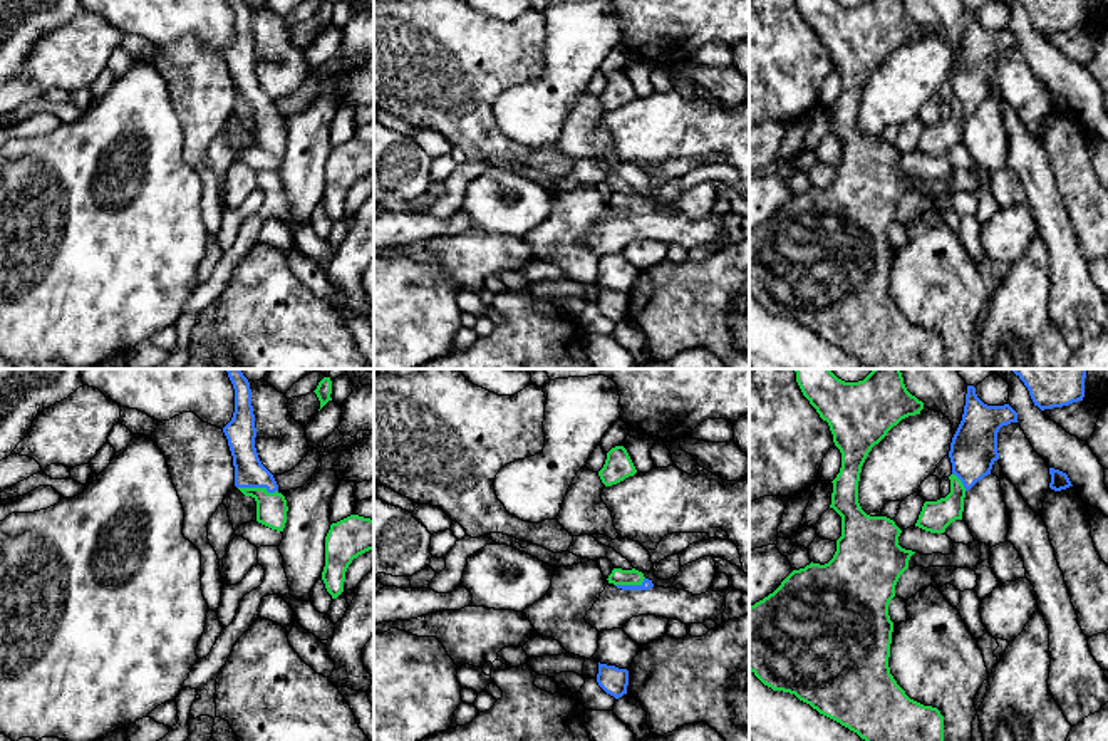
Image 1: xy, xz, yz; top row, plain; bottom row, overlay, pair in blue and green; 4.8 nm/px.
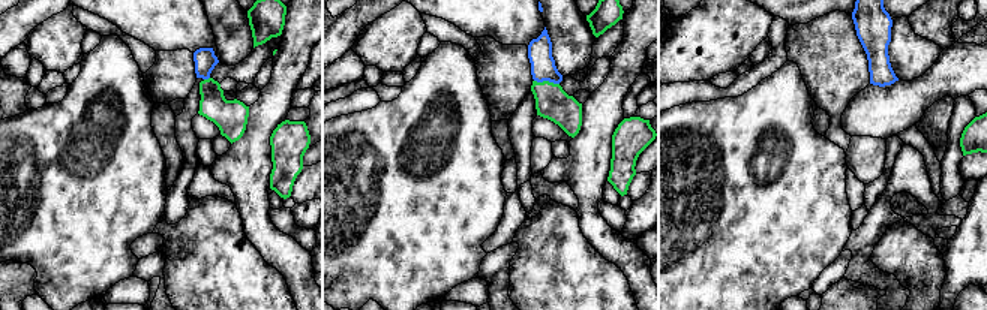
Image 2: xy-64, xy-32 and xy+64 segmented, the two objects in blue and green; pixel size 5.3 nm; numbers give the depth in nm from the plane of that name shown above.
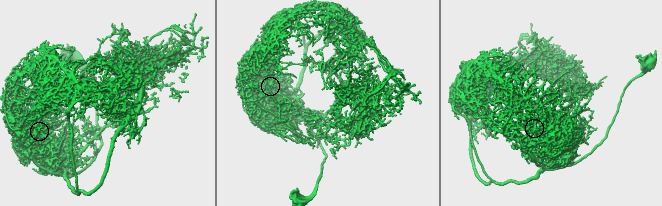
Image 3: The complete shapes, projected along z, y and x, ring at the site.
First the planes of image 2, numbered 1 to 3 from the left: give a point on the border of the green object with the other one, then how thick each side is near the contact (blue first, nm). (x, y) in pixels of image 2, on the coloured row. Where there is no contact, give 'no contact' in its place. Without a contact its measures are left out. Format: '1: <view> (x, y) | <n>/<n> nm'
1: xy-64 (206, 78) | 120/180 nm
2: xy-32 (546, 80) | 130/180 nm
3: no contact

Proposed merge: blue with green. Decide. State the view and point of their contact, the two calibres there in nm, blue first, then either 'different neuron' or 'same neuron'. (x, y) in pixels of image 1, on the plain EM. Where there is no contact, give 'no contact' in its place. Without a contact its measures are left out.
contact xy (258, 111); calibres 140 and 150 nm; same neuron

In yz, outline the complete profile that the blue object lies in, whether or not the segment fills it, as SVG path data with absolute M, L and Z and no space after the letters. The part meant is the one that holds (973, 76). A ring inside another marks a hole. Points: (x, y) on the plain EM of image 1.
M967 10L962 45L952 62L949 75L952 87L952 99L949 101L950 117L937 126L925 126L915 151L930 158L944 158L952 146L962 144L966 116L991 99L992 89L999 84L997 57L1011 47L1017 47L1017 37L1009 28L987 30L977 22L976 12Z

